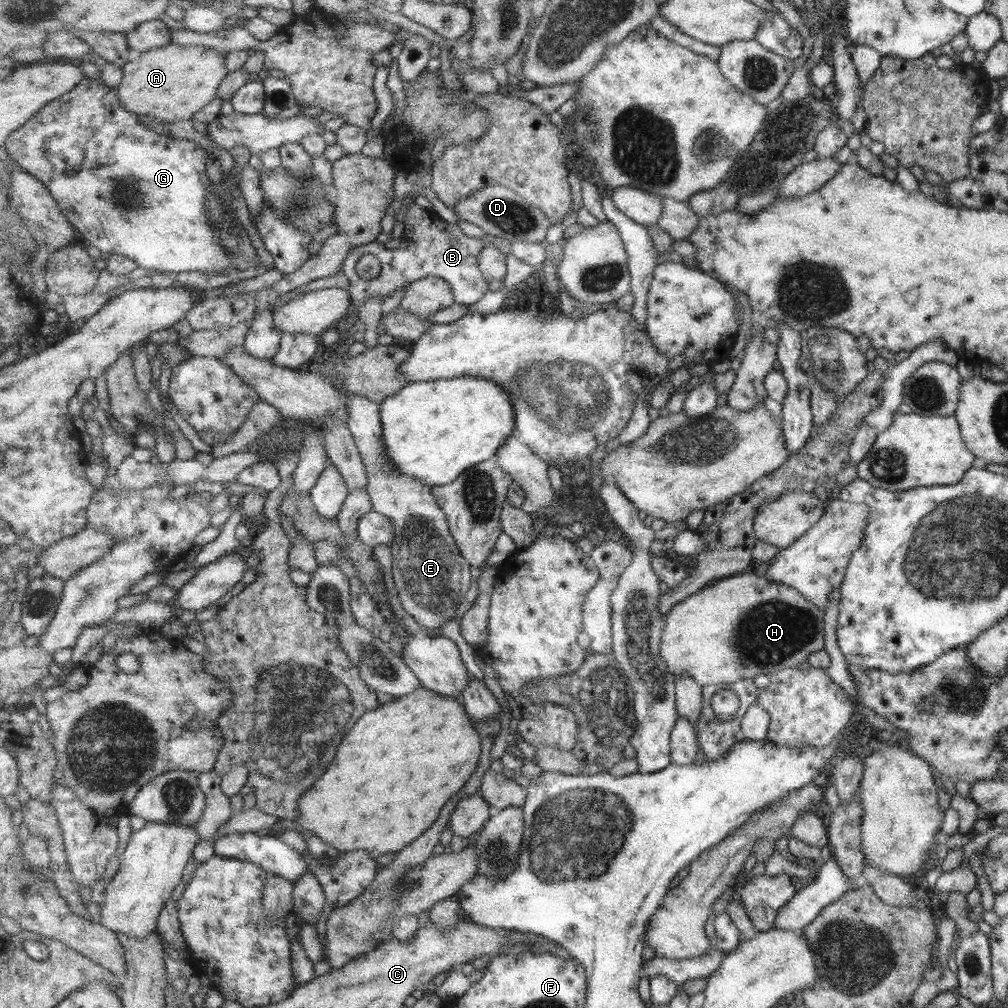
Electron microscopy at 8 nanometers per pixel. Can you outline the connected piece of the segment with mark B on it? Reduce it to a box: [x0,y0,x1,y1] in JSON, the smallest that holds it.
[342,203,489,310]

